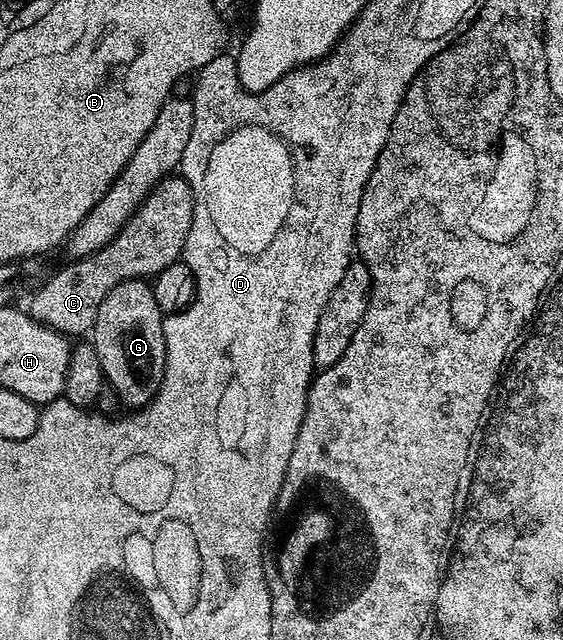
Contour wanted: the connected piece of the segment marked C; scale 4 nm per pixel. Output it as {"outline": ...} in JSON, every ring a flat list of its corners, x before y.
{"outline":[[170,175,159,181,106,247,88,257,72,260,72,265,57,270,32,295,29,306,31,318,64,335,90,334,97,319,97,307,105,303,105,295,109,295,113,287,126,281,154,278,156,273,165,271,165,267,182,258,194,210,195,200,185,178]]}

